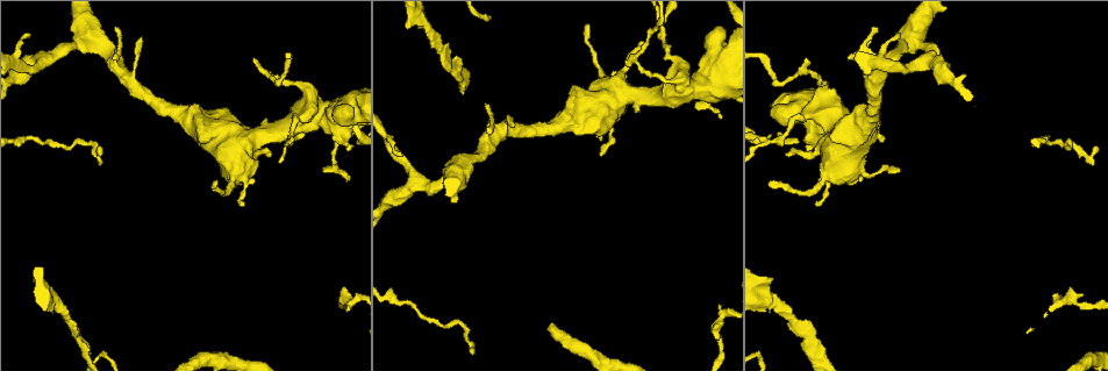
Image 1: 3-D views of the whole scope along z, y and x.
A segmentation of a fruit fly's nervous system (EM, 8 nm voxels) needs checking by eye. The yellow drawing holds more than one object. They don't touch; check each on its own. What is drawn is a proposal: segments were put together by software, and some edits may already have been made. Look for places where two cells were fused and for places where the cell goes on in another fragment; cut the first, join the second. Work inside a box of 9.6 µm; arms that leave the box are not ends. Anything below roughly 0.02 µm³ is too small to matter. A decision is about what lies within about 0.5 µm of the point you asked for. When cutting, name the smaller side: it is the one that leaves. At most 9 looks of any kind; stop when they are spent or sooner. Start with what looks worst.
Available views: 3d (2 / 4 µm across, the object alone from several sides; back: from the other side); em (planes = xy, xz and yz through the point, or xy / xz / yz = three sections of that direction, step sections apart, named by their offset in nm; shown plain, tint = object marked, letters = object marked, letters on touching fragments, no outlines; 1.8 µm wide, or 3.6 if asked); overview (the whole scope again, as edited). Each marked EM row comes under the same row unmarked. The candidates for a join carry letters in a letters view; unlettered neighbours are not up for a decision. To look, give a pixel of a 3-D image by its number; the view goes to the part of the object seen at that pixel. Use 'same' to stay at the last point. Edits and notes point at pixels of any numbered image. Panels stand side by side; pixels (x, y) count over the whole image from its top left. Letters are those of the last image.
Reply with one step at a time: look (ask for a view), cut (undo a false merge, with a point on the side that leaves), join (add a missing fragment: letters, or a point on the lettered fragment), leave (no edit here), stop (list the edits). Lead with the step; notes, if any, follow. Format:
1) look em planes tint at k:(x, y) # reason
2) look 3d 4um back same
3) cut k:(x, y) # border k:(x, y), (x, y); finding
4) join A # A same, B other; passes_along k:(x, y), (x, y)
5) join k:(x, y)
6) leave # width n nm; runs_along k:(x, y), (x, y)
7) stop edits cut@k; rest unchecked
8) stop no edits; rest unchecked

look em planes letters at 1:(769, 277) # branch stops here

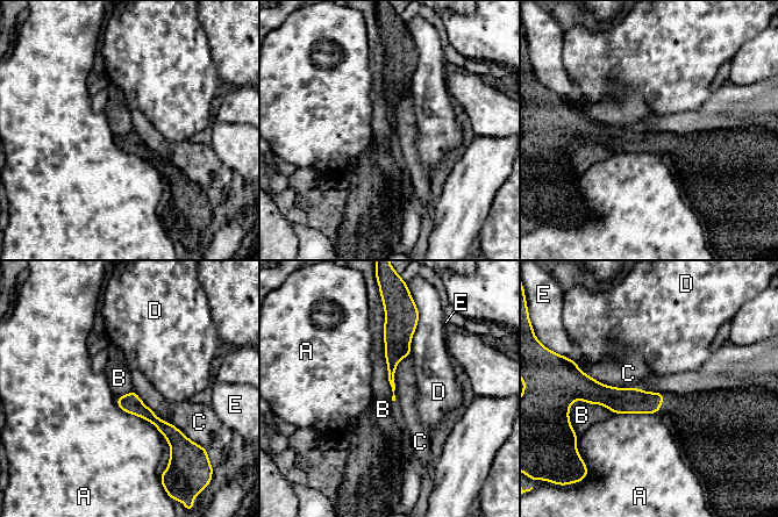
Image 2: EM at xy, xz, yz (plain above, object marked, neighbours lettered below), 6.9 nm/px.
leave # A other, B other, C other, D other, E other; border 2:(384, 310), (384, 358), (392, 401); none of them fits

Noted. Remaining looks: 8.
look em planes letters at 1:(1096, 148) # long arm stops here

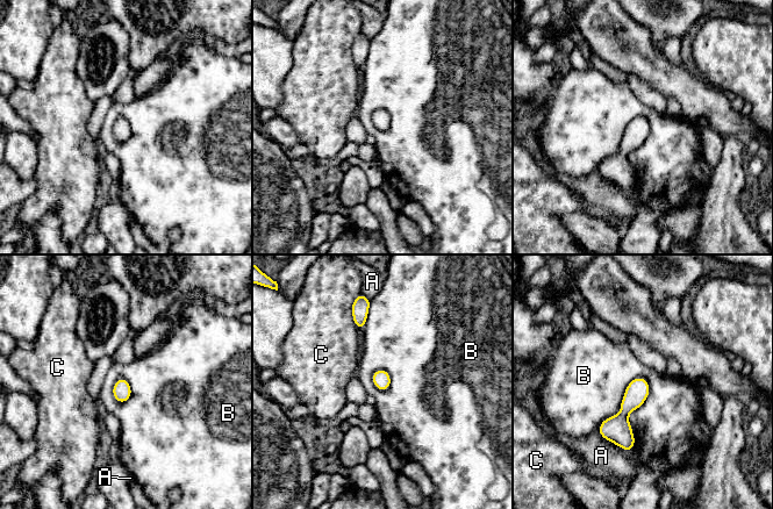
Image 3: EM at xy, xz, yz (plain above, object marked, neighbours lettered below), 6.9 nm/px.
leave # longest_contact B 500 nm; A other, B other, C other; no lettered fragment goes on from it

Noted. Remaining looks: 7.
look em planes letters at 1:(718, 83) # sudden change in width

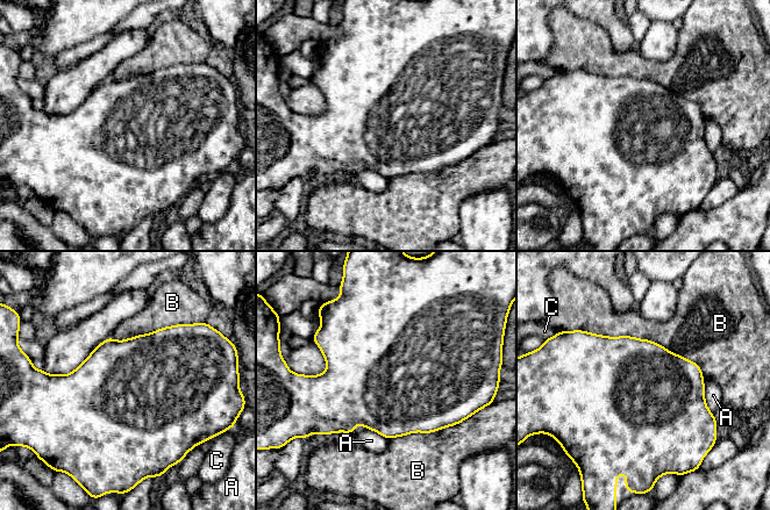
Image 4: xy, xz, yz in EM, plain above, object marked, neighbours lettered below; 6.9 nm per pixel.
leave # width 850 nm; A other, B other, C other; border 4:(584, 330), (654, 340), (704, 376); one cell here

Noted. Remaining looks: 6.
look em xy step 8 tint at 1:(270, 153)

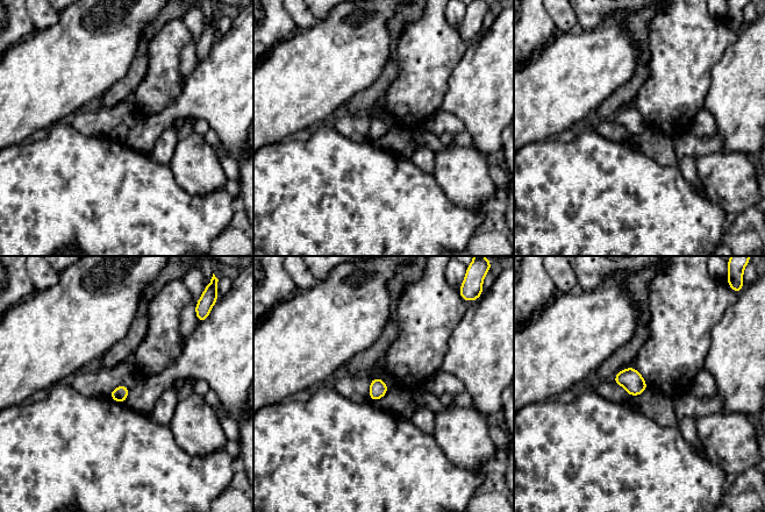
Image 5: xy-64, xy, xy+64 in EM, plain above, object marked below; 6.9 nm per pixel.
look em xz step 4 letters same

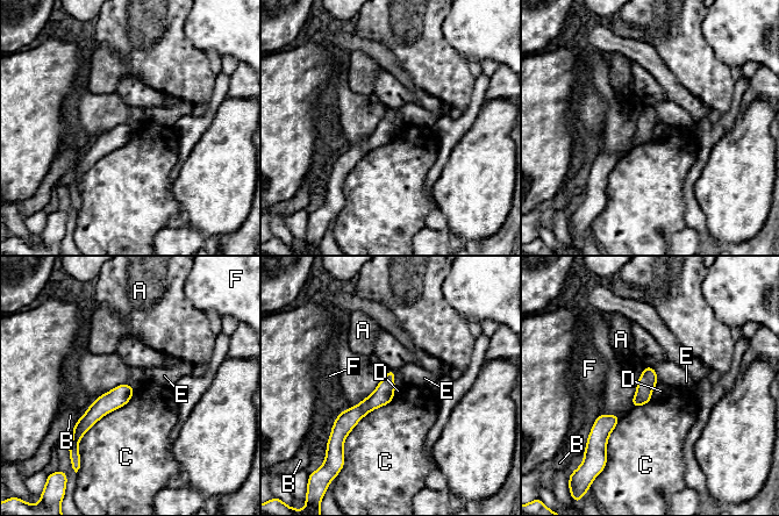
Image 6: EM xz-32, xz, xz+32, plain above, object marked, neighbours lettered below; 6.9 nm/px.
leave # A other, B other, C other, D other, E other, F other; runs_along 6:(391, 372), (386, 387), (337, 430); no lettered fragment goes on from it

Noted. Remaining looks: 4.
stop no edits; rest unchecked

